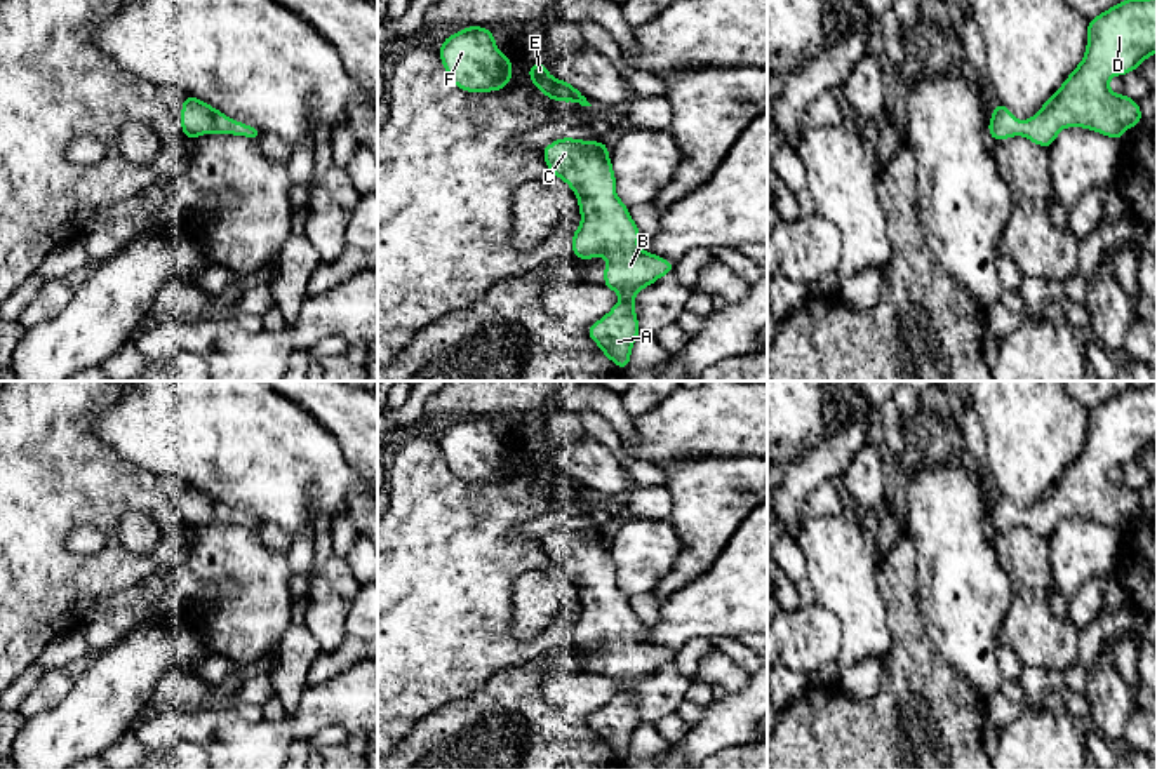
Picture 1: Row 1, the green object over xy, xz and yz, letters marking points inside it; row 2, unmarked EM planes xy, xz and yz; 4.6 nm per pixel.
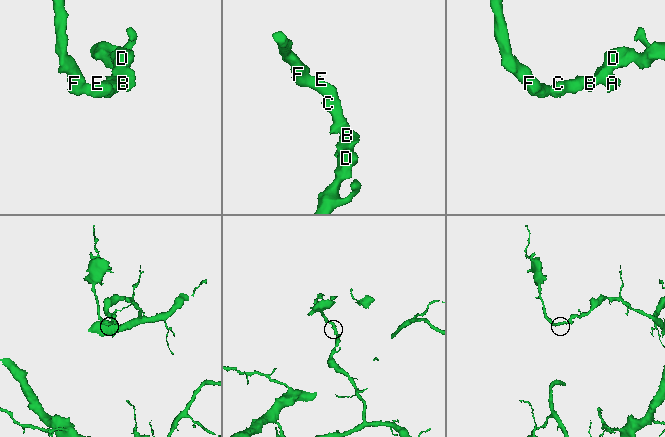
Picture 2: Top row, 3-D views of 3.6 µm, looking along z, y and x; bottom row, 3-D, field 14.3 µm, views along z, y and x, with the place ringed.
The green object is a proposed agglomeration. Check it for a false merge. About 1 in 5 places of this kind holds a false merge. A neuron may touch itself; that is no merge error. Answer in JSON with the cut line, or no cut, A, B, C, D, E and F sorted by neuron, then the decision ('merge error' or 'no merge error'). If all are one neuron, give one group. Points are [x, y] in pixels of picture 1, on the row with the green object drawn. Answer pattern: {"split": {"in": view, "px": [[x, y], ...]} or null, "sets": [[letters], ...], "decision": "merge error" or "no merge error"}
{"split": null, "sets": [["A", "B", "C", "D", "E", "F"]], "decision": "no merge error"}

